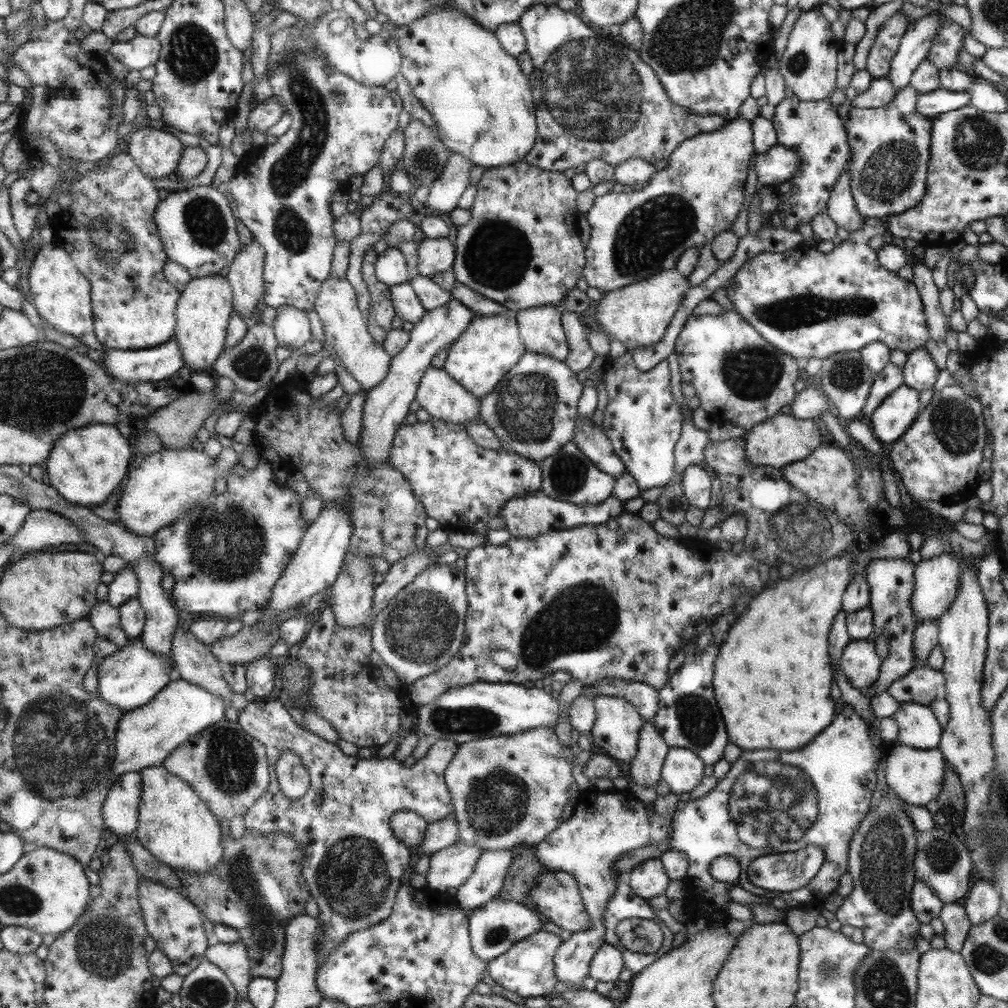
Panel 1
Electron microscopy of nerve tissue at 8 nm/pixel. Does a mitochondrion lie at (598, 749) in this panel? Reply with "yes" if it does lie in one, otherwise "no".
no

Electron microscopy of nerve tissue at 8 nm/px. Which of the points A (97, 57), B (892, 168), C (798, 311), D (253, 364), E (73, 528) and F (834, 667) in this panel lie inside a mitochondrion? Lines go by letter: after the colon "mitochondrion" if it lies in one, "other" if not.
A: other
B: mitochondrion
C: mitochondrion
D: mitochondrion
E: other
F: other

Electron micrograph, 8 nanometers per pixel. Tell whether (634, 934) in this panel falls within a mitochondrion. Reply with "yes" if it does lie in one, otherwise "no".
yes

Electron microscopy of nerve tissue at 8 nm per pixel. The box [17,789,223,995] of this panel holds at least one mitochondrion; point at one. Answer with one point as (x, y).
(103, 947)

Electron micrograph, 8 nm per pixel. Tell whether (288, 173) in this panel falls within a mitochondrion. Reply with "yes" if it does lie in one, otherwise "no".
yes

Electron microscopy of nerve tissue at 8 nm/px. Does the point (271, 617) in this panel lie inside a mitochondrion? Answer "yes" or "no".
no

